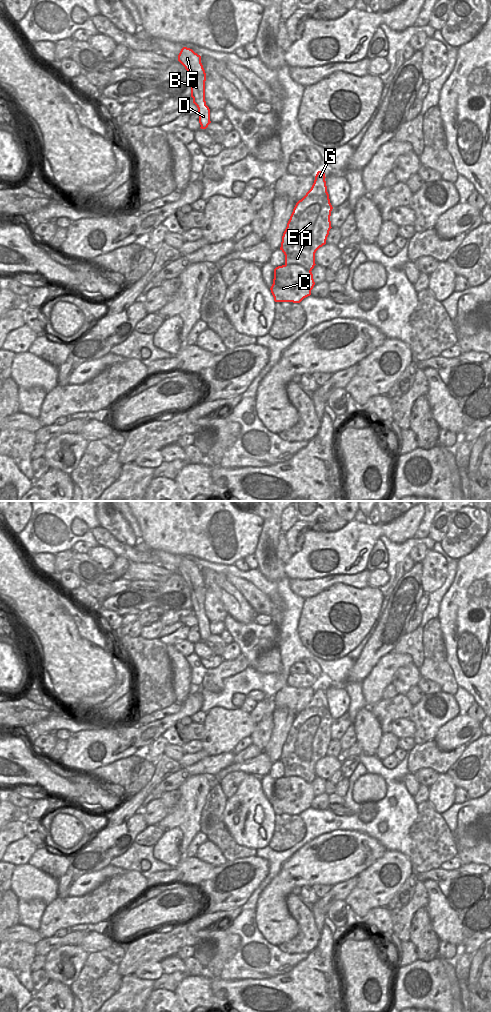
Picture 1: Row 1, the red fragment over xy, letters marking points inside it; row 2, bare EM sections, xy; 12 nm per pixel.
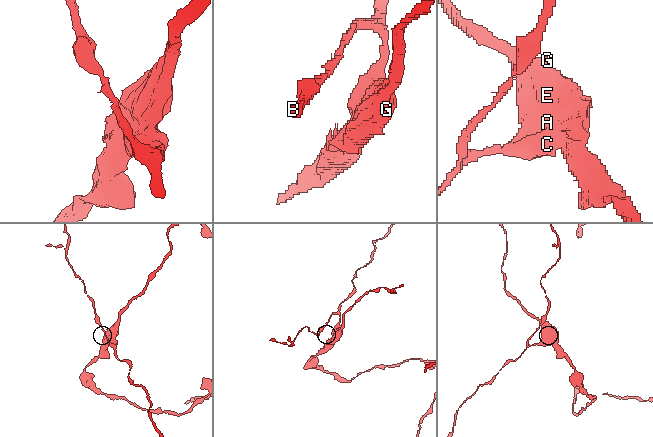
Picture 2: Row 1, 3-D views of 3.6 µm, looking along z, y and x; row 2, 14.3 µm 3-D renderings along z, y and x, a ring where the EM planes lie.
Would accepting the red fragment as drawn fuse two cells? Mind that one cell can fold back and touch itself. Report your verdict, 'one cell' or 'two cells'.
two cells

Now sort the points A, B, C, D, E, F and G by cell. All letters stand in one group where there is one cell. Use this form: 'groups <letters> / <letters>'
groups A E G / B C D F

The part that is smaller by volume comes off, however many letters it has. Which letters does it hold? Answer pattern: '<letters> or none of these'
B, C, D, F

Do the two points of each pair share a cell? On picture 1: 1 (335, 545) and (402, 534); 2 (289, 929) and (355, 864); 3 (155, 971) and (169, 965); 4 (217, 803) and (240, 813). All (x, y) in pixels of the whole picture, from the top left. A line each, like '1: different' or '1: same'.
1: same
2: same
3: different
4: different

